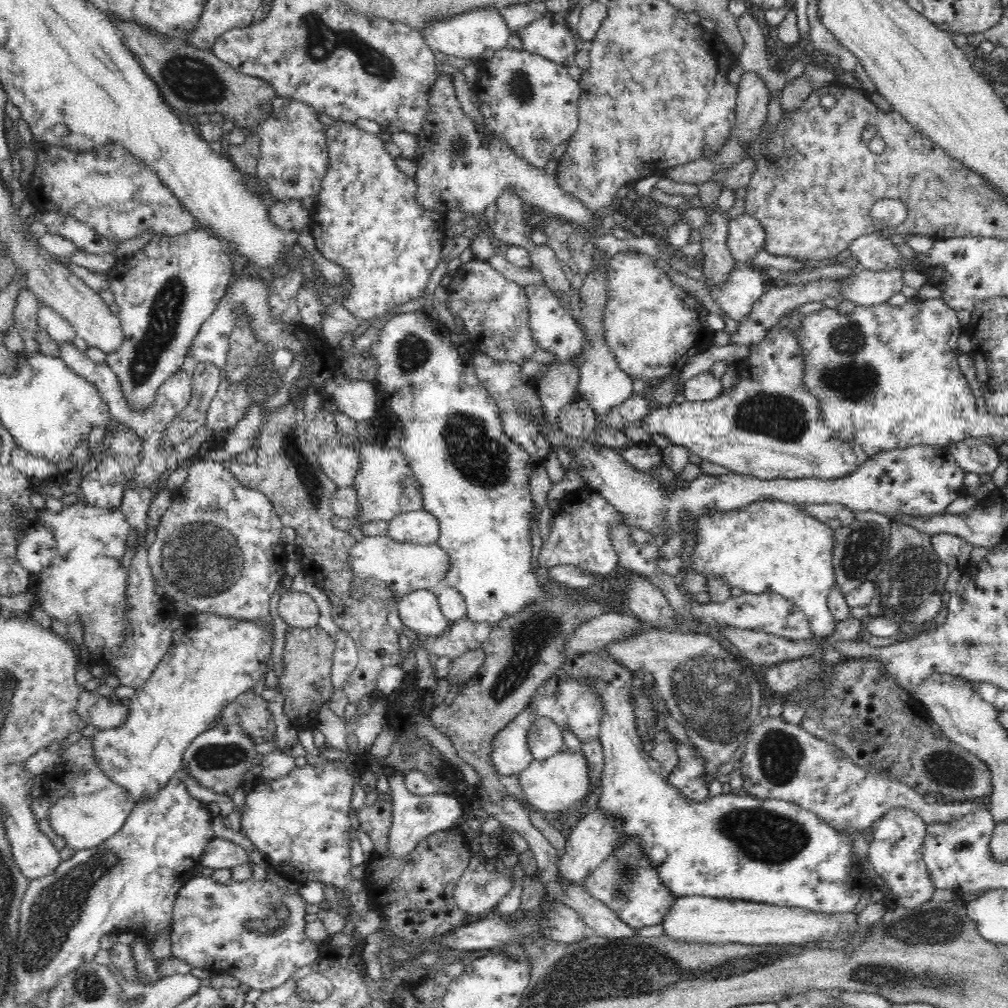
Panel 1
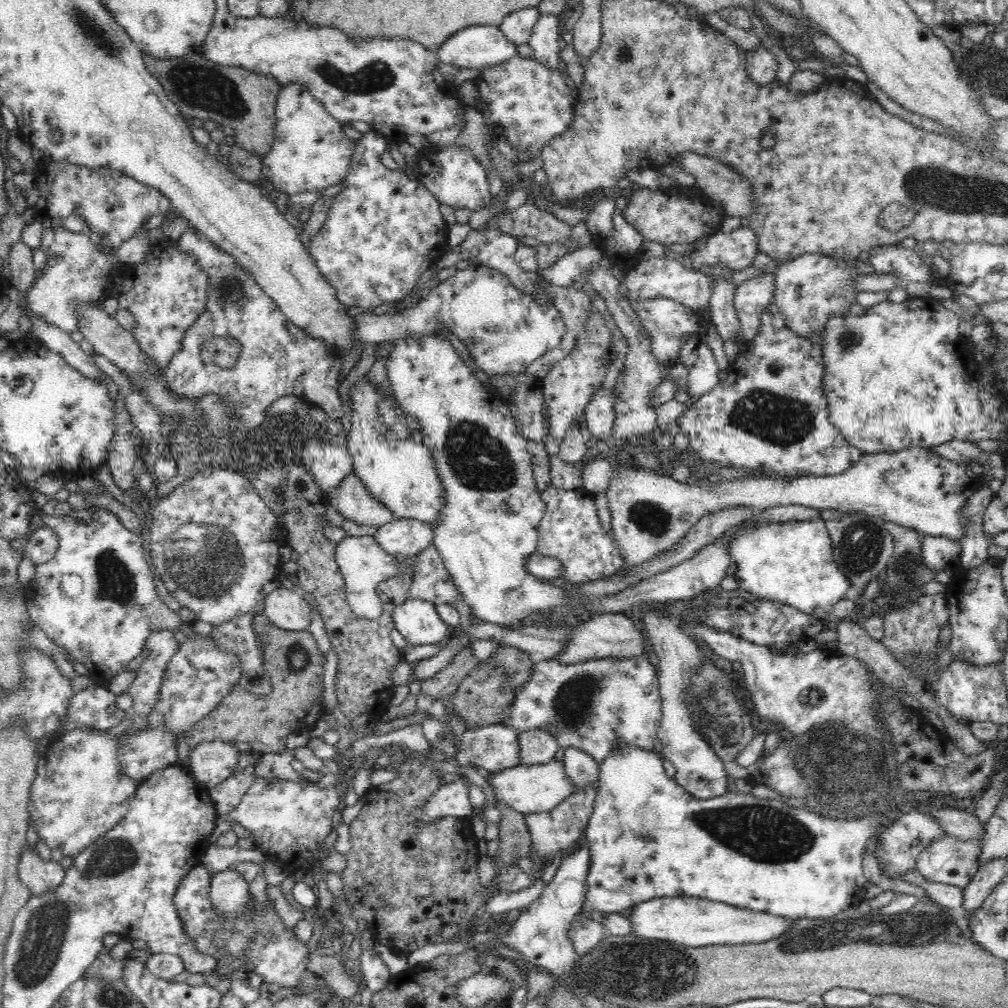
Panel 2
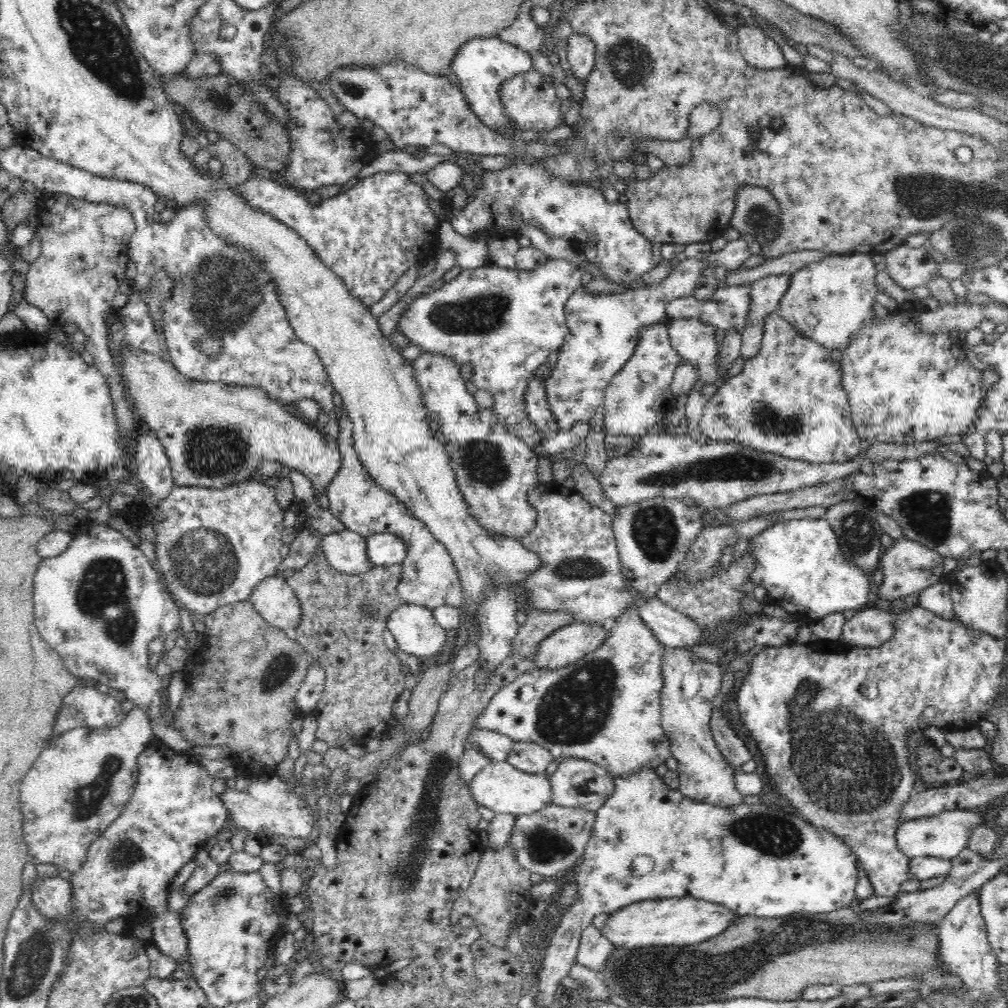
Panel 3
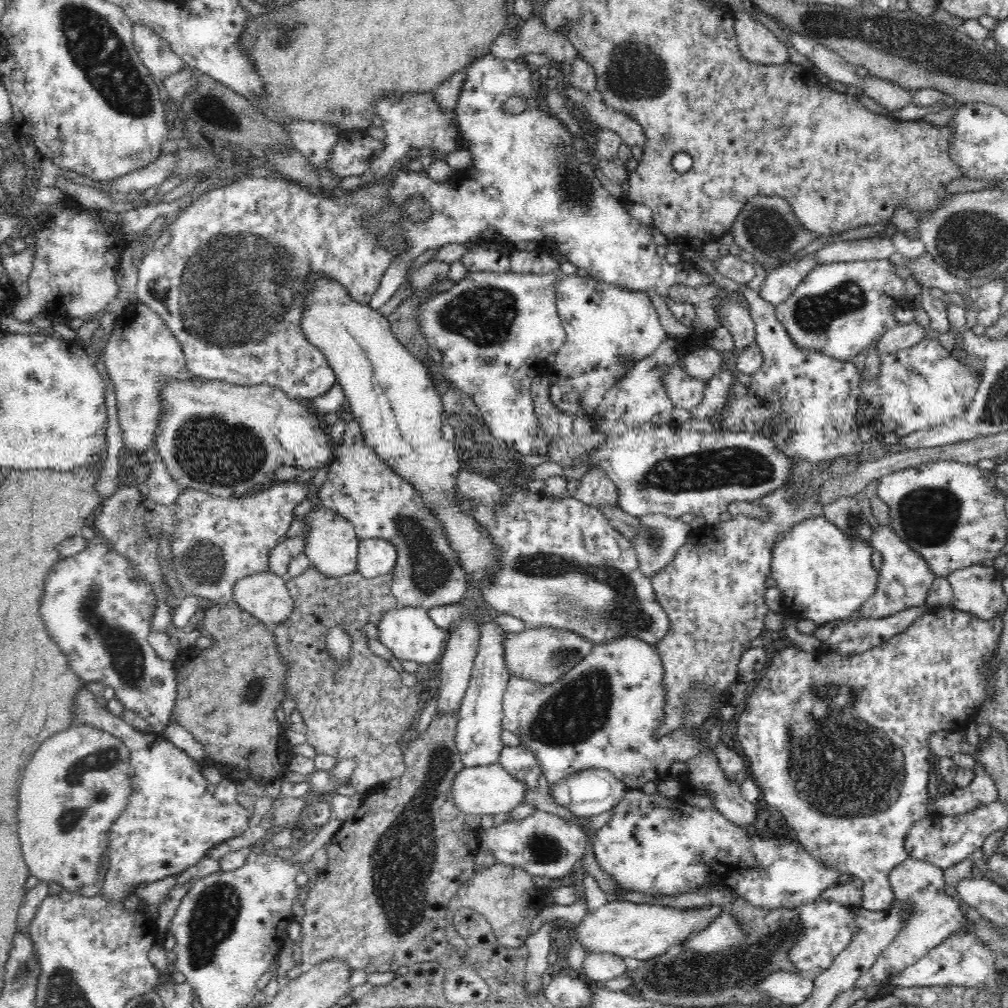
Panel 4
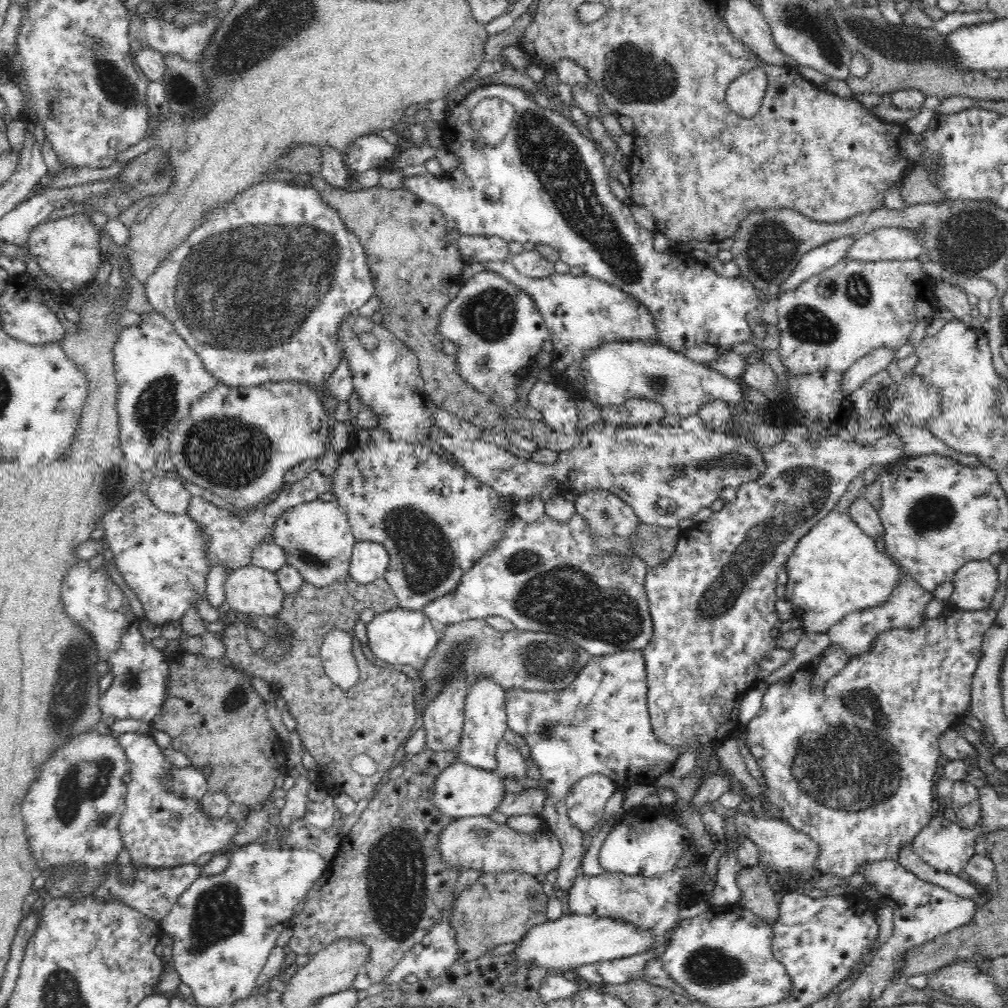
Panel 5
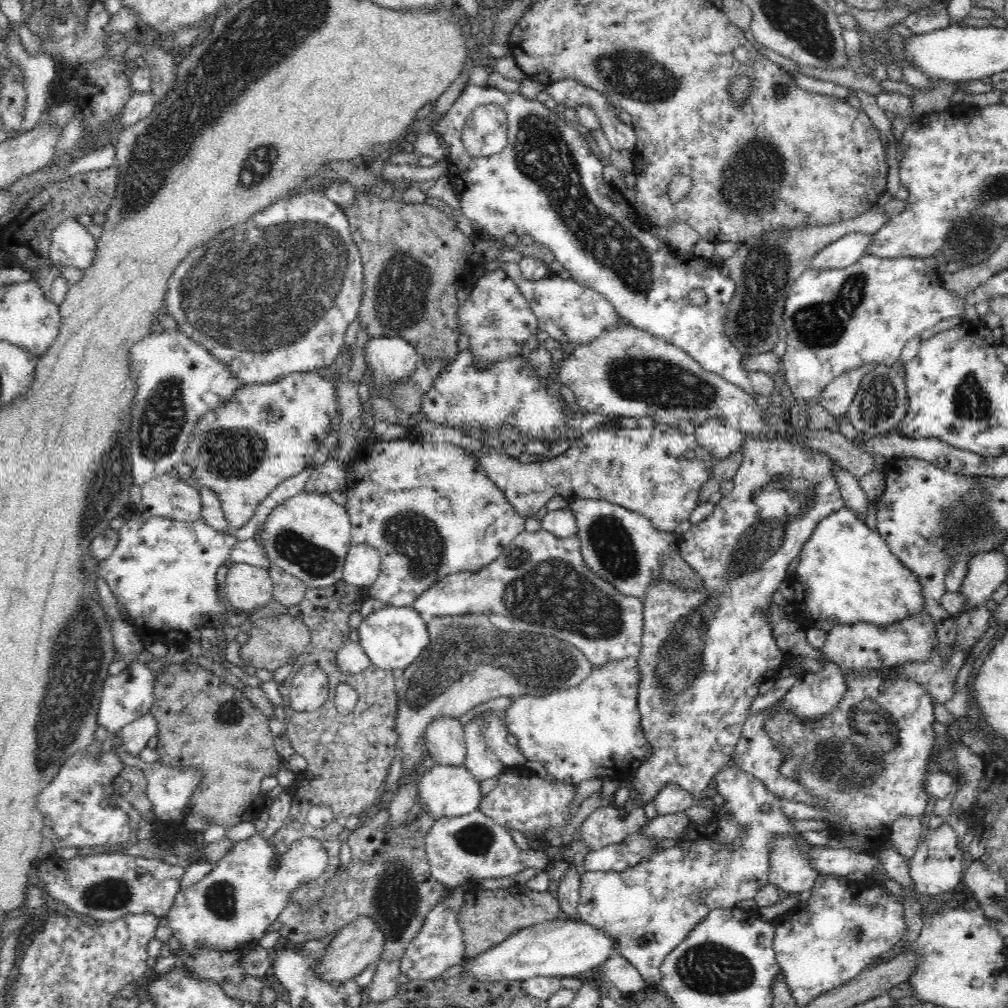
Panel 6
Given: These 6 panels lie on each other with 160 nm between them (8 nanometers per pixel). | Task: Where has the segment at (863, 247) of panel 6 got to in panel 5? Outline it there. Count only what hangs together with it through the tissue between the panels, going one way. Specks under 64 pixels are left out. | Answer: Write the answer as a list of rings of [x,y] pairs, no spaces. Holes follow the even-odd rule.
[[[856,236],[837,238],[804,254],[795,267],[794,272],[790,274],[790,278],[786,278],[786,282],[782,282],[780,294],[784,291],[795,289],[807,278],[822,274],[825,270],[833,268],[836,264],[842,263],[846,260],[855,239]]]

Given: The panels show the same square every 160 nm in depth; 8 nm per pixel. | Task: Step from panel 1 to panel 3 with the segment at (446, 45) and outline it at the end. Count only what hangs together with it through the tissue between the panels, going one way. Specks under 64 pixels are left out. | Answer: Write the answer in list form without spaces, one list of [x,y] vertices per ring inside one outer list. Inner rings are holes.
[[[499,36],[494,38],[474,38],[460,46],[460,50],[454,56],[450,64],[450,72],[458,76],[459,89],[464,93],[466,102],[470,109],[476,114],[477,119],[482,121],[488,129],[494,133],[502,131],[519,130],[511,124],[506,110],[502,108],[500,101],[500,86],[508,82],[510,78],[524,74],[532,70],[532,56],[529,52],[518,48],[512,44],[504,42]]]

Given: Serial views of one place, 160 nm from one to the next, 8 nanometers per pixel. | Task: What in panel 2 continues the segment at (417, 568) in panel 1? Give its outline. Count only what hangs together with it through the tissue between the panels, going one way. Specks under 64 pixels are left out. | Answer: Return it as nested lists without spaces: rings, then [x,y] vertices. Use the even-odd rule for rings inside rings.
[[[373,535],[347,536],[337,542],[335,561],[345,578],[347,602],[359,618],[373,620],[379,615],[377,584],[389,578],[408,573],[413,578],[415,556],[394,558],[386,554]]]

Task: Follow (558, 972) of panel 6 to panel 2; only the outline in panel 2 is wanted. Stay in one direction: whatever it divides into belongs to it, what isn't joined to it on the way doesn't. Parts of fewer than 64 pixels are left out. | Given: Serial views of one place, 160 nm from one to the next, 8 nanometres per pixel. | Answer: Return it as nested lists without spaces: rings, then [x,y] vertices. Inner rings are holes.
[[[700,897],[653,898],[635,905],[627,919],[631,922],[631,934],[634,936],[696,948],[766,942],[784,934],[792,924],[790,918]]]

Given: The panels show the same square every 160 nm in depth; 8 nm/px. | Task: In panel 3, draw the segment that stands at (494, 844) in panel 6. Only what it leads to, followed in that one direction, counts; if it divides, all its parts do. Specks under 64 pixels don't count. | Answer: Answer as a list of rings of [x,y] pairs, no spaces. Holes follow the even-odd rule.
[[[550,803],[550,806],[533,812],[532,814],[518,815],[515,825],[511,831],[509,844],[515,848],[515,857],[518,864],[528,870],[531,874],[539,874],[543,878],[556,876],[558,872],[564,872],[571,866],[575,867],[576,860],[584,854],[584,850],[595,823],[595,813],[583,808],[564,808],[557,804]]]

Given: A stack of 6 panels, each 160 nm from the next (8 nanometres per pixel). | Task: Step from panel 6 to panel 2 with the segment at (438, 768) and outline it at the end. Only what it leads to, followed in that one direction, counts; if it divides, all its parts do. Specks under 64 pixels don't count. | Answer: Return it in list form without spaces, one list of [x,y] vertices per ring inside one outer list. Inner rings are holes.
[[[556,759],[546,762],[546,764],[524,766],[522,764],[504,770],[493,771],[488,784],[494,789],[497,802],[503,802],[508,808],[521,812],[524,815],[536,812],[546,812],[556,808],[568,796],[574,794],[574,783],[566,776],[564,763]]]

